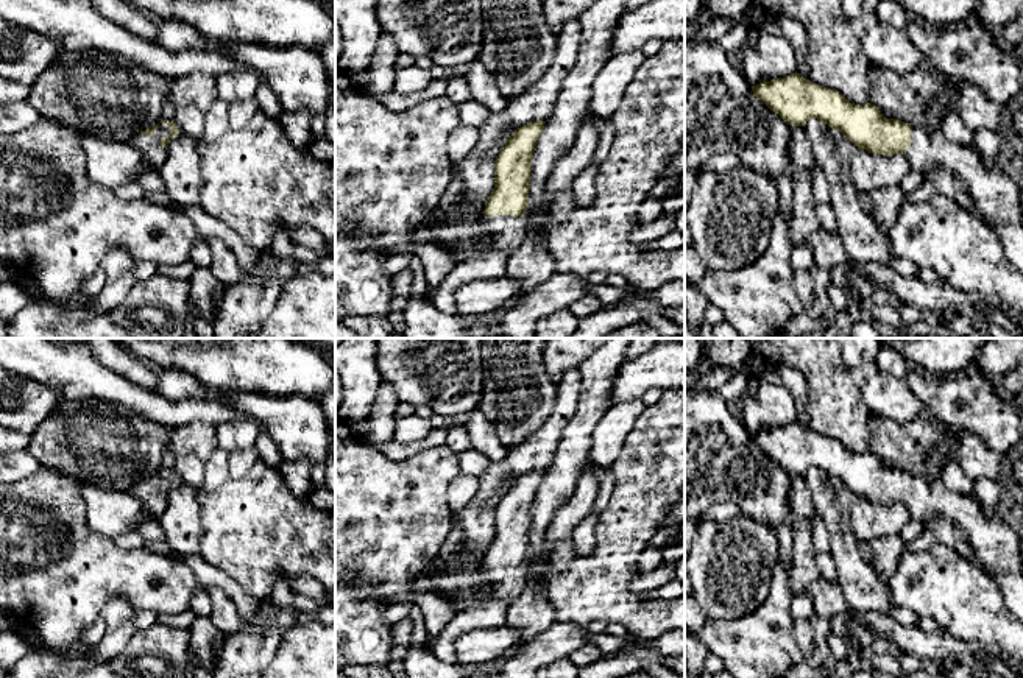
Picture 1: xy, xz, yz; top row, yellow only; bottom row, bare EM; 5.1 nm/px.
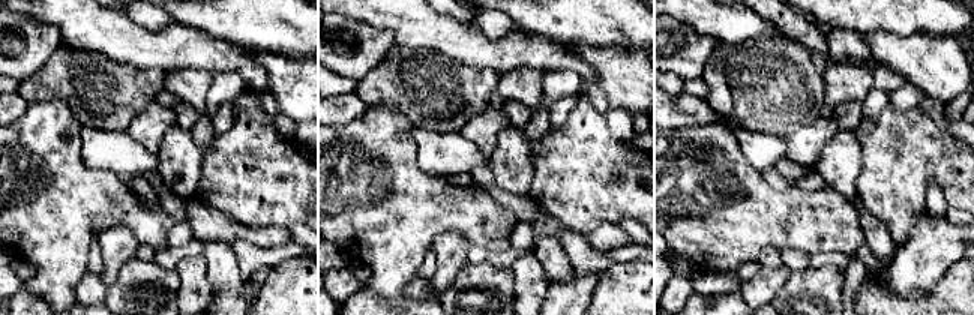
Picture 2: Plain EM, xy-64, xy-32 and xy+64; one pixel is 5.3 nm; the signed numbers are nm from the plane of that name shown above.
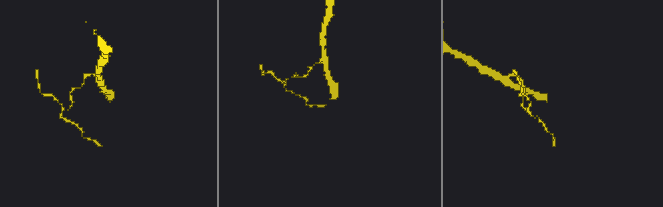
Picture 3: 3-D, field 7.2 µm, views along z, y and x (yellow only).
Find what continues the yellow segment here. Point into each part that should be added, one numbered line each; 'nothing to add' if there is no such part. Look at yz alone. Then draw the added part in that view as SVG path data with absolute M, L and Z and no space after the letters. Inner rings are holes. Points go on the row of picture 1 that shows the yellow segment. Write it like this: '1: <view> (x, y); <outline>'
1: yz (994, 192); M912 128L911 147L906 150L906 159L912 170L920 173L929 173L933 168L943 167L958 175L973 201L981 210L982 217L998 224L1017 224L1023 223L1023 210L1020 204L1018 184L1000 167L986 168L979 154L965 145L950 140L945 134L934 128Z

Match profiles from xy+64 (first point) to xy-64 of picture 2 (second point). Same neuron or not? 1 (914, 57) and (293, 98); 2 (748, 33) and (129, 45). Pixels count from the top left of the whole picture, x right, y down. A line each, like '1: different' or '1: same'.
1: same
2: same

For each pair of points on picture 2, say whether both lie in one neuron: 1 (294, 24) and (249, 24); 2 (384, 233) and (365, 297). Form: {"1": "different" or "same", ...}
{"1": "same", "2": "different"}

